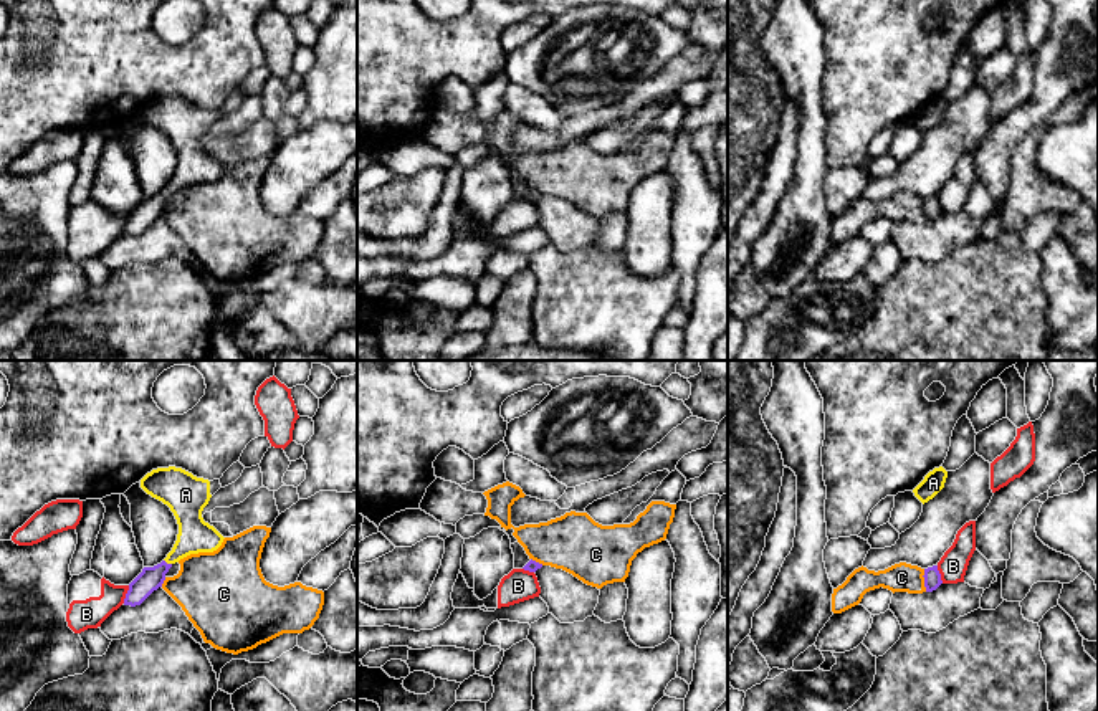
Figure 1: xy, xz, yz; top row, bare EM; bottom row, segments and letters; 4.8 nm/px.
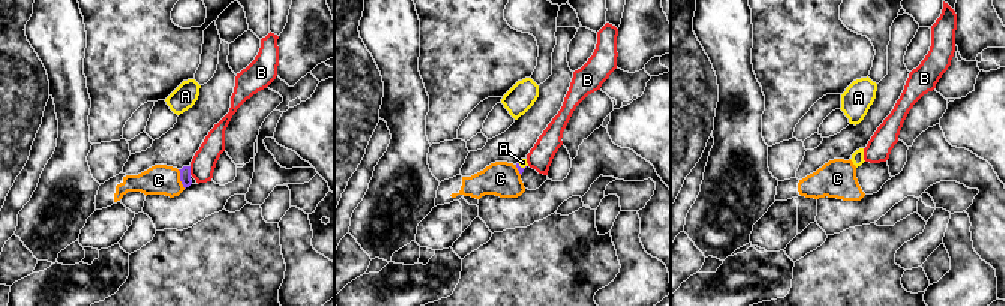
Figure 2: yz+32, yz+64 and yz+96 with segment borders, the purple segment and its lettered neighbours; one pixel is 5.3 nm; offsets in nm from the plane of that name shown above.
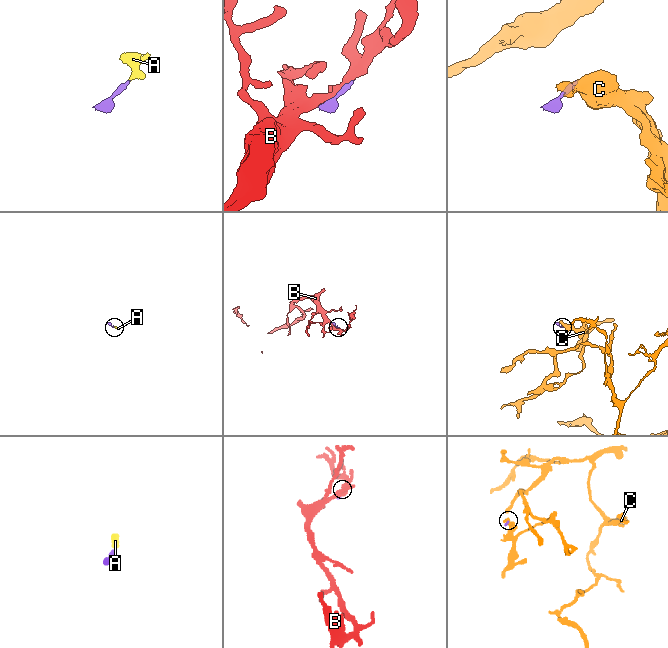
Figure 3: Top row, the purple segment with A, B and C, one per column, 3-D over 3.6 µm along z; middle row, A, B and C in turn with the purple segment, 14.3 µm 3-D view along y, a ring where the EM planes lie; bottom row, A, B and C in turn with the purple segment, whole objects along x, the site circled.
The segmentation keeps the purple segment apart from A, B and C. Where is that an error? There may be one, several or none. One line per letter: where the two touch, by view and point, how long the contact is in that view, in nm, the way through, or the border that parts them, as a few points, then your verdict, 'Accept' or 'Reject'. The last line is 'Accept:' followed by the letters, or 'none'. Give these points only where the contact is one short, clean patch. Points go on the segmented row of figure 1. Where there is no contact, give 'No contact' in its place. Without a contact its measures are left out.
A: Touches purple at xy (166, 563). Shared border 50 nm. Path across: xy (149, 579), (166, 563), (194, 536). Accept
B: Touches purple at xy (126, 594). Shared border 90 nm. Reject
C: Touches purple at yz (925, 581). Shared border 110 nm. Boundary: yz (923, 569), (923, 586), (926, 591). Reject
Accept: A

